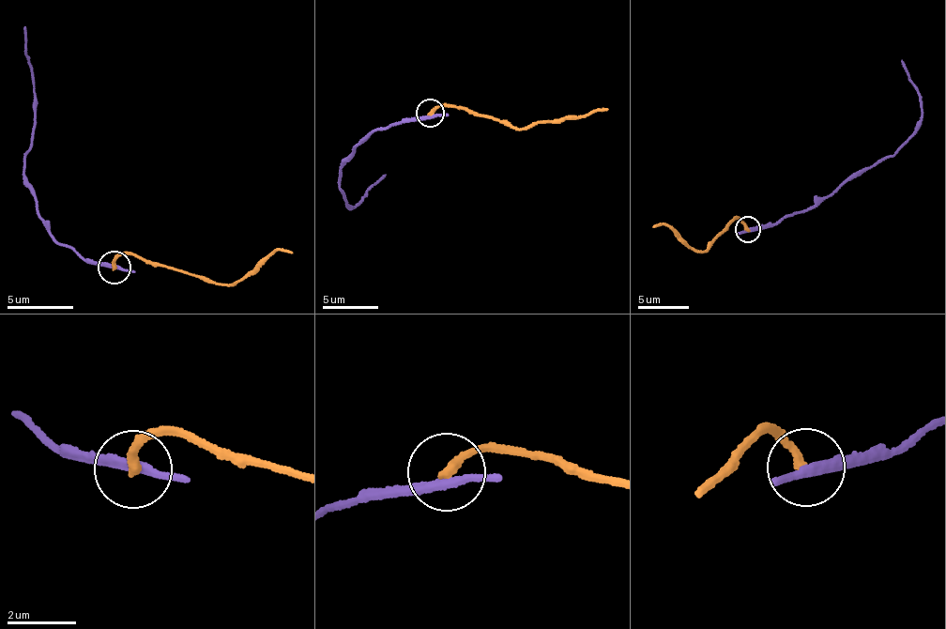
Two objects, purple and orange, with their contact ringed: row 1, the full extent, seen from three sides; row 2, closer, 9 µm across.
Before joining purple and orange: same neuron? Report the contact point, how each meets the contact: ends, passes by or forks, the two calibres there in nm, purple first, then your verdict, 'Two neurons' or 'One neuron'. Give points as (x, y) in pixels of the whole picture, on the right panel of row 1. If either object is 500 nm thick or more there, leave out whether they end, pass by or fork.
Place: (748, 229). At the ring purple passes by. At the ring orange ends. Thickness 260 nm (purple) against 280 nm. Two neurons

